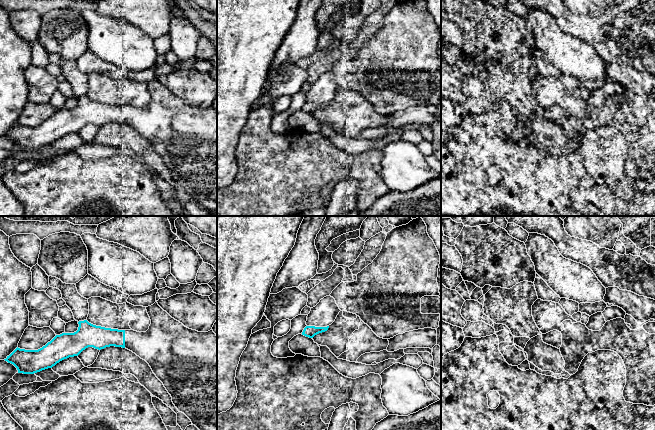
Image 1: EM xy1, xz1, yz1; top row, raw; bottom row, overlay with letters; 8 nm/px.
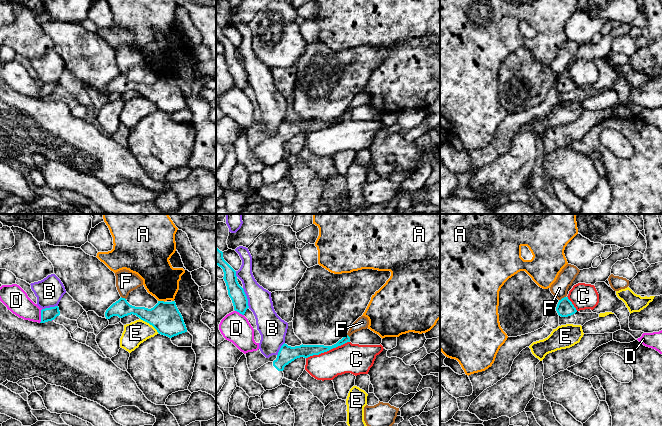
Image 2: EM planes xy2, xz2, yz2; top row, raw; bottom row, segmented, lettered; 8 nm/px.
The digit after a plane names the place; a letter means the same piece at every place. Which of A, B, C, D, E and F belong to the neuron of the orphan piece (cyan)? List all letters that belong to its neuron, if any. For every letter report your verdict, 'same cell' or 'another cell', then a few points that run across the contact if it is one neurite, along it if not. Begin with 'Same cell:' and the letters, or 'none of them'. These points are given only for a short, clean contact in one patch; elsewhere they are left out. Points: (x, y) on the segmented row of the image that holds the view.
Same cell: none of them
A: another cell; line xy2 (158, 300), (164, 302)
B: another cell
C: another cell
D: another cell
E: another cell; line xy2 (140, 318), (148, 322), (158, 332)
F: another cell; line yz2 (565, 296), (559, 300)

